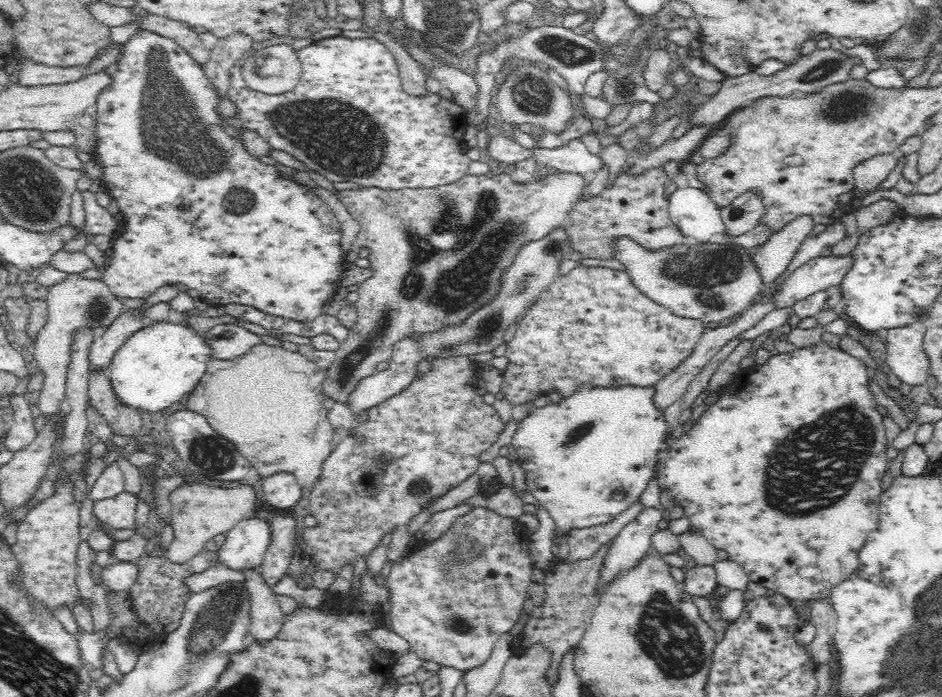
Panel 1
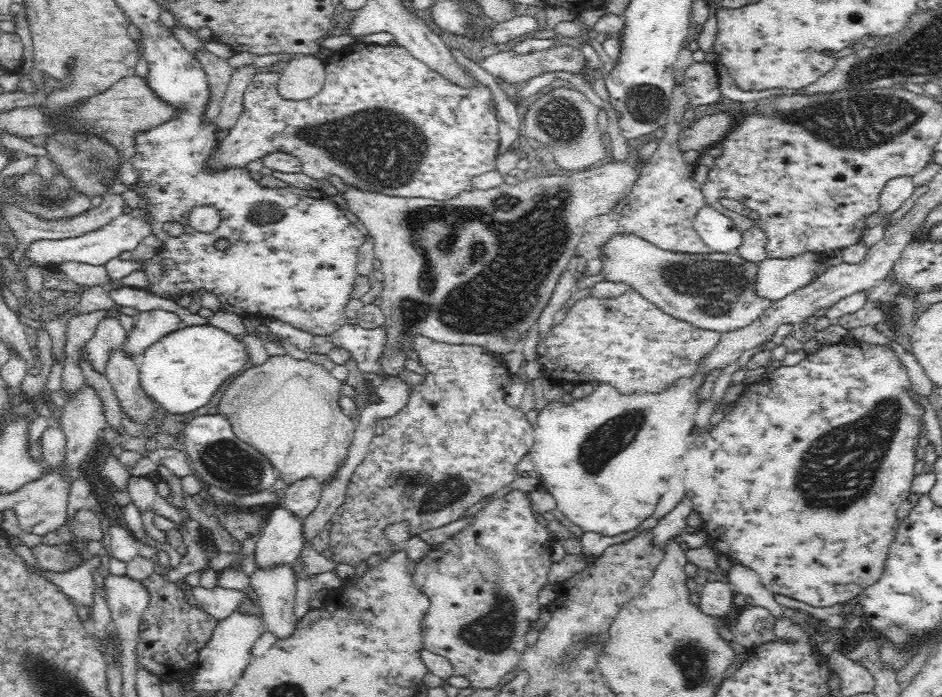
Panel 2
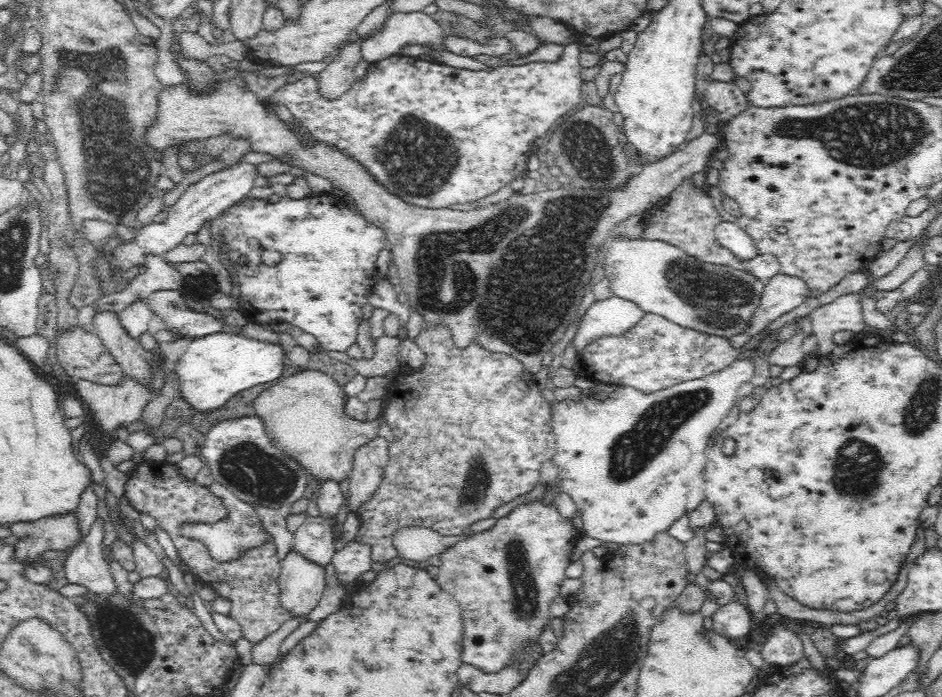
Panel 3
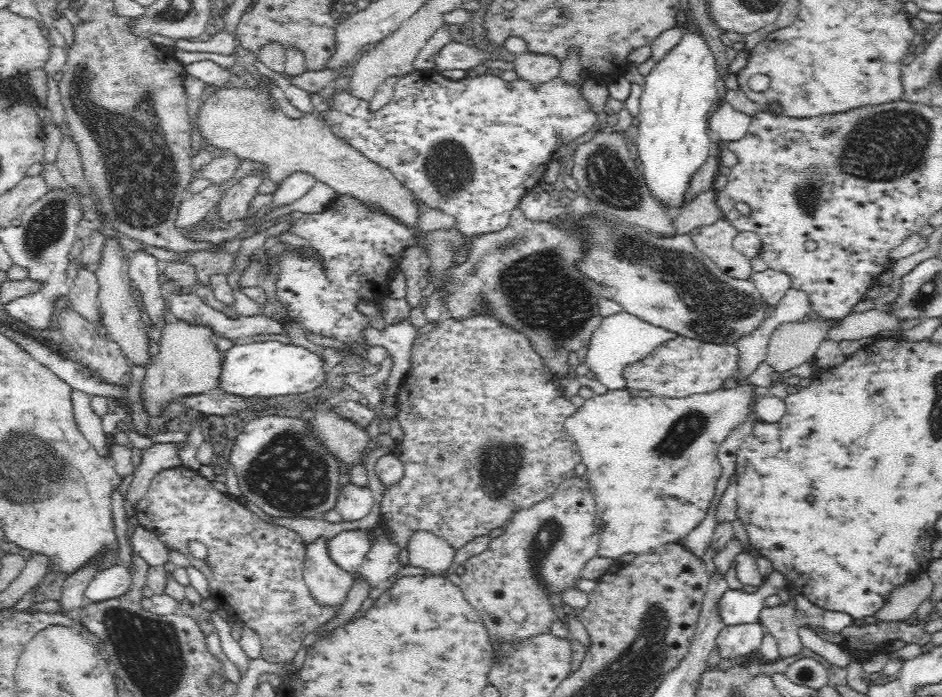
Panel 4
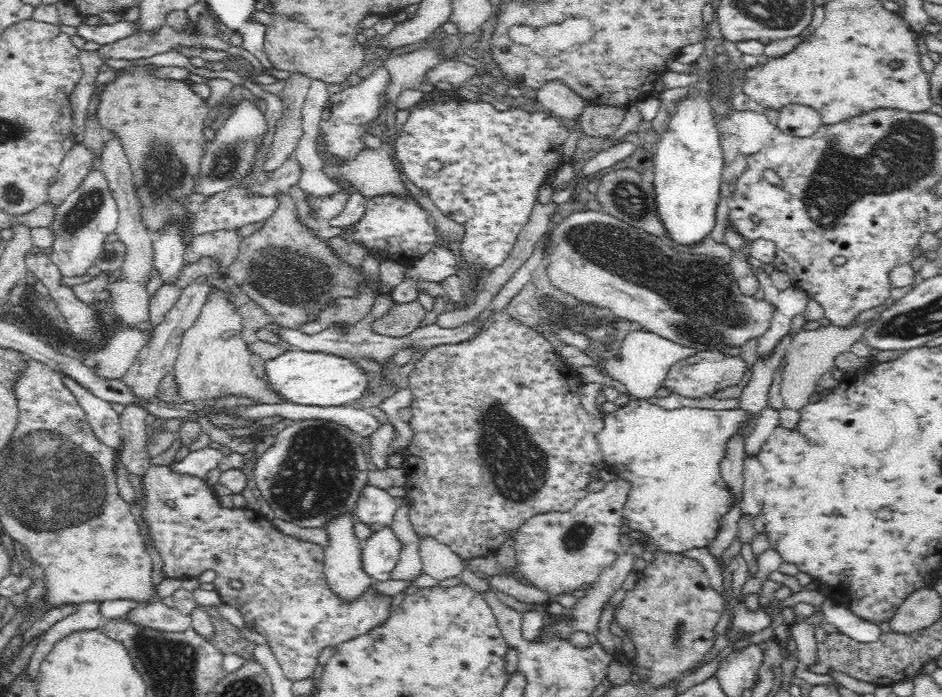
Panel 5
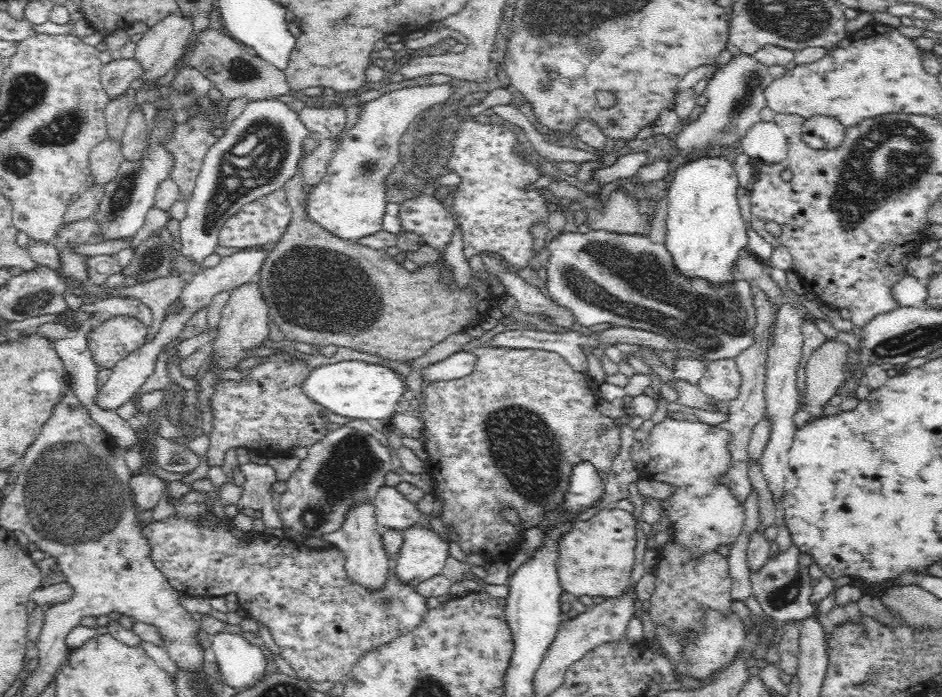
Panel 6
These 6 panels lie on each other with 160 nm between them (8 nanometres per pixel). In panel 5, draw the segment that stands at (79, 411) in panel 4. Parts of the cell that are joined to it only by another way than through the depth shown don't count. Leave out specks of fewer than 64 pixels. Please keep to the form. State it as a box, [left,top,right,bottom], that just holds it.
[60,373,121,449]

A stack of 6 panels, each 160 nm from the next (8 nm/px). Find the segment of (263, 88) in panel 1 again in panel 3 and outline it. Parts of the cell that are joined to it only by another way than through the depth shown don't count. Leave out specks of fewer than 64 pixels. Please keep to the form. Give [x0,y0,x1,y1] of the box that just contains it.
[314,42,365,99]

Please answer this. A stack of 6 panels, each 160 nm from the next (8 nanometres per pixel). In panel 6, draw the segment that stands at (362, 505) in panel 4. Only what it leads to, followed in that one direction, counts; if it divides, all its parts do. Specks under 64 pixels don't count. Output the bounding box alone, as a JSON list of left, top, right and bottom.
[371,484,422,529]

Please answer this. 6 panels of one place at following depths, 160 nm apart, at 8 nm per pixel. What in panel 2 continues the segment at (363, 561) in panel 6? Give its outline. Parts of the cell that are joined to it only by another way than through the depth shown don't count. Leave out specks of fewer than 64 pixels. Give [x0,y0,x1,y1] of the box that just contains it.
[246,557,299,639]

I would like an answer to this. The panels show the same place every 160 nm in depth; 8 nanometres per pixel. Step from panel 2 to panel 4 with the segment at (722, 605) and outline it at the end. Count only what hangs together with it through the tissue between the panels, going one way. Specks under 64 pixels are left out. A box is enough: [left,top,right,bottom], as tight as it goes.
[715,621,765,663]

